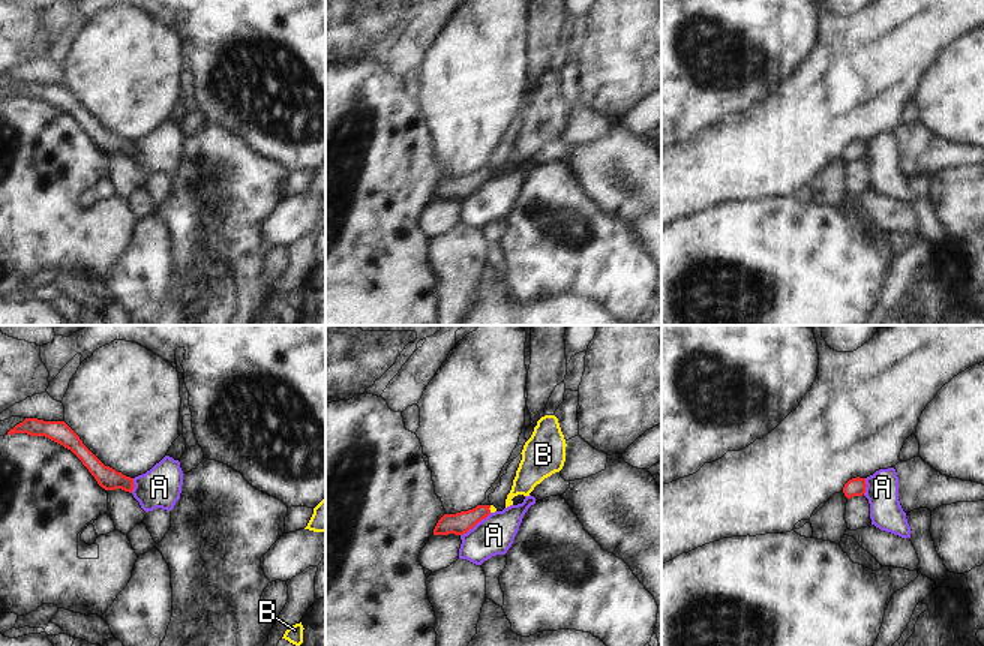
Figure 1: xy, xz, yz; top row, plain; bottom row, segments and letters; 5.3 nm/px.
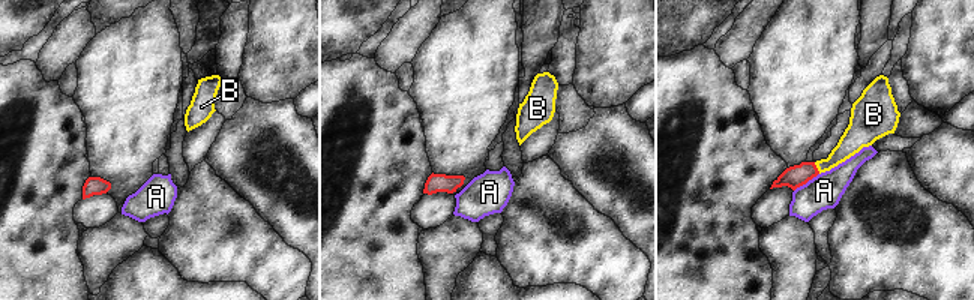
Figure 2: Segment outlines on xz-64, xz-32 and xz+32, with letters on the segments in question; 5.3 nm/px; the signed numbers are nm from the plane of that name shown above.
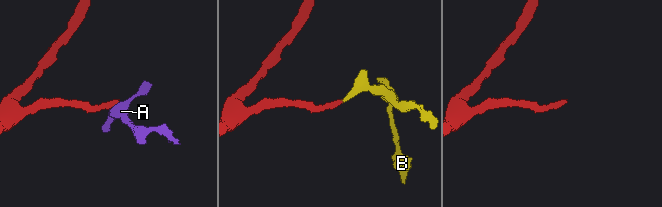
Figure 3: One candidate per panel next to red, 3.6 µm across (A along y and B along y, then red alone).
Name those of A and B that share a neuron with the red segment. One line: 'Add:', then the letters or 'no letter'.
Add: B

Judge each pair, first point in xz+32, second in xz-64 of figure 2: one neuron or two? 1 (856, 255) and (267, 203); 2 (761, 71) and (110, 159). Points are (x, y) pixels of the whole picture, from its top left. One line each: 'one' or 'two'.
1: two
2: one

